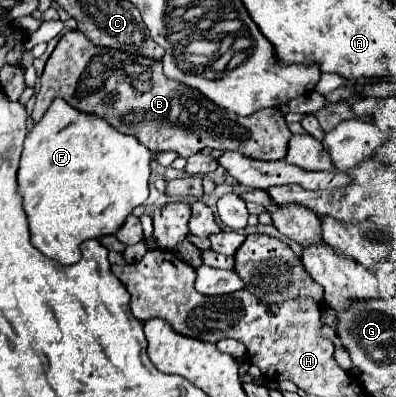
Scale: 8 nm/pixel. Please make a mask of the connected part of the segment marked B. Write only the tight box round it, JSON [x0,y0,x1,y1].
[33,30,291,160]

